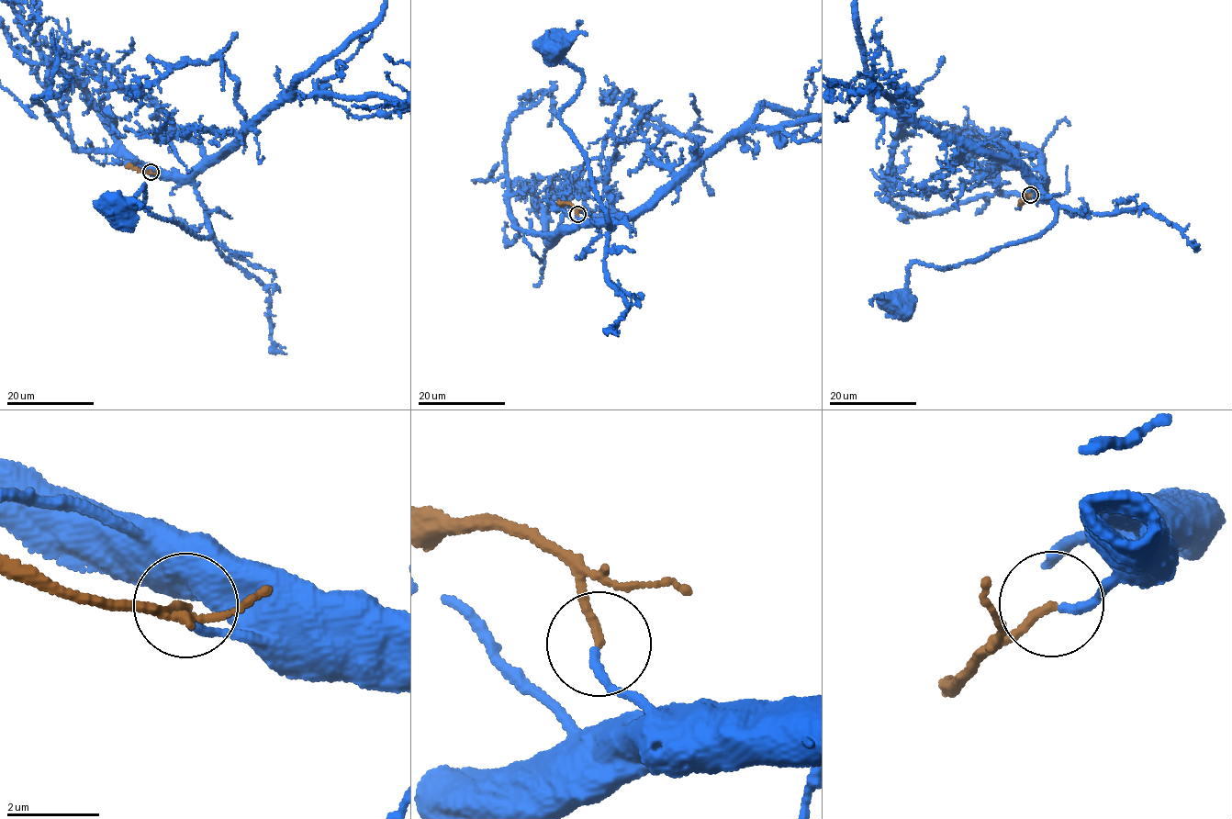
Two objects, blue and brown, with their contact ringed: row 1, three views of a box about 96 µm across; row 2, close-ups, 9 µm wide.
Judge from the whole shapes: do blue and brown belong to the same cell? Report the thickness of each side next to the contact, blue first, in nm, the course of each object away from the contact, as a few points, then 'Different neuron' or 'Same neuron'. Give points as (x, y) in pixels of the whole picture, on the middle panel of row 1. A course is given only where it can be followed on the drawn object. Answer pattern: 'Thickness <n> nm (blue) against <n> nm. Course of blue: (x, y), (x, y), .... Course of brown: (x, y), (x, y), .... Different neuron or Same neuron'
Thickness 170 nm (blue) against 180 nm. Course of blue: (577, 215), (610, 226), (587, 155), (563, 124), (560, 113), (582, 76), (562, 56), (560, 43), (556, 46). Course of brown: (577, 214), (569, 204), (557, 203). Different neuron

